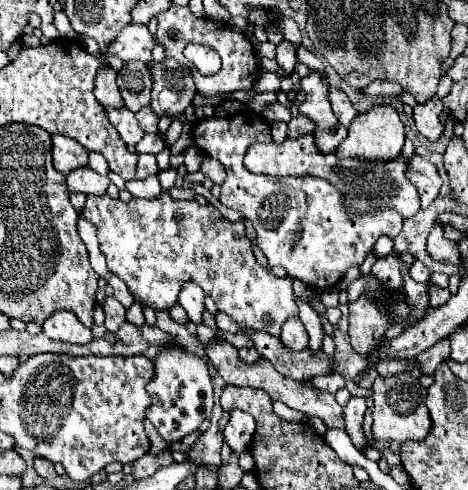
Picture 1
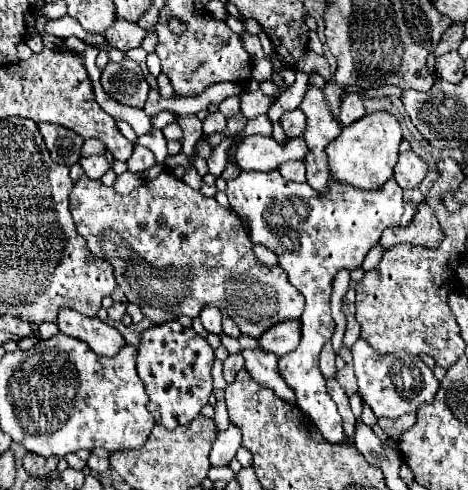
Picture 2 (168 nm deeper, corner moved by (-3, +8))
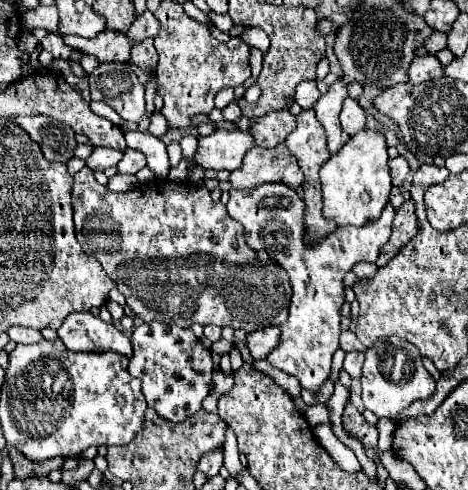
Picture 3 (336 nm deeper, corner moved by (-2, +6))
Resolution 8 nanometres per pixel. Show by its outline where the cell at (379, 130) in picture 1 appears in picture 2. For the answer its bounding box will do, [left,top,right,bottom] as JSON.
[327,112,403,190]

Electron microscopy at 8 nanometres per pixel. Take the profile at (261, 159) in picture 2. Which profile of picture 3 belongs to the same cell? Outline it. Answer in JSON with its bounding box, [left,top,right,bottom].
[192,130,254,170]

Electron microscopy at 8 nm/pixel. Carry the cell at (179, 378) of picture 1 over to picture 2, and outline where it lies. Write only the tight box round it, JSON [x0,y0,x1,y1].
[137,322,213,430]

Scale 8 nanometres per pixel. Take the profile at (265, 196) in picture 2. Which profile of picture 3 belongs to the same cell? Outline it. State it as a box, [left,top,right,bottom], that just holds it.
[228,182,394,390]

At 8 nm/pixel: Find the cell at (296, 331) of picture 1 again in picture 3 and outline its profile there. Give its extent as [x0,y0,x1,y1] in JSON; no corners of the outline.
[246,326,280,360]

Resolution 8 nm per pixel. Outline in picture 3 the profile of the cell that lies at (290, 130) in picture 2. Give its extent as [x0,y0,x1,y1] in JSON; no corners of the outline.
[250,110,296,148]

